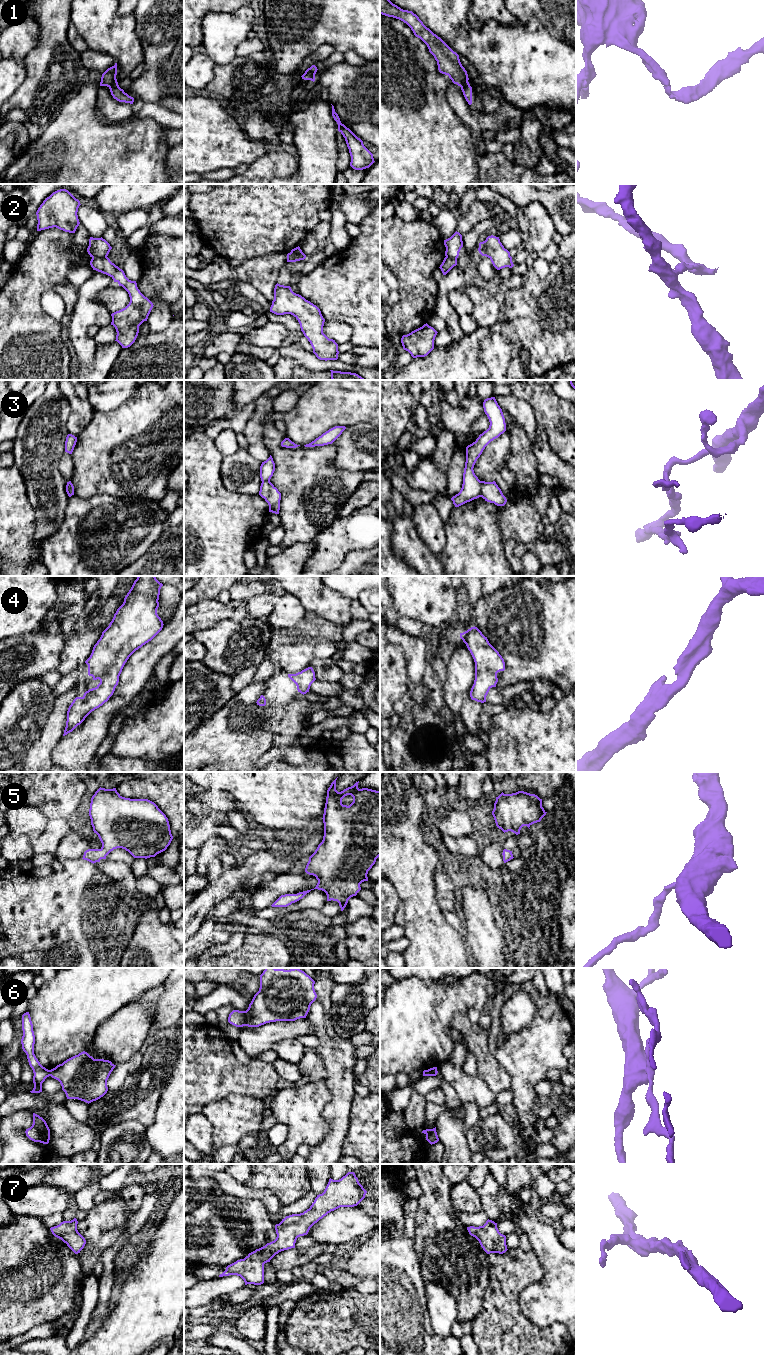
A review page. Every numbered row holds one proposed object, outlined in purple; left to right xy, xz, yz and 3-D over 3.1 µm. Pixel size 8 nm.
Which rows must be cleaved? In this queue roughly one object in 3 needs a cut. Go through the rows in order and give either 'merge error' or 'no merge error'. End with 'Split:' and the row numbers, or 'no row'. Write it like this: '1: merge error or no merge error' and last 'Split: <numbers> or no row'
1: merge error
2: merge error
3: merge error
4: no merge error
5: no merge error
6: merge error
7: no merge error
Split: 1, 2, 3, 6

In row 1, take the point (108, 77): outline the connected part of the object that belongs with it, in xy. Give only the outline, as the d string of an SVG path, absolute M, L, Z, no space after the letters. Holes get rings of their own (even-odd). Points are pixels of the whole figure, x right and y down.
M117 63L114 66L108 68L101 77L100 86L110 87L115 81L117 75Z

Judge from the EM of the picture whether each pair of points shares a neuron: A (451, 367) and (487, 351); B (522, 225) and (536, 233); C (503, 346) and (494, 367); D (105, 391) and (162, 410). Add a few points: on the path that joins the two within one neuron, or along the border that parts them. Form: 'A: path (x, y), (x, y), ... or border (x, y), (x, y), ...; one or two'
A: border (490, 333), (480, 343), (480, 357), (488, 369); two
B: border (510, 215), (523, 213), (528, 221), (529, 232); two
C: path (498, 351), (497, 362); one
D: border (138, 390), (119, 406), (108, 412); two

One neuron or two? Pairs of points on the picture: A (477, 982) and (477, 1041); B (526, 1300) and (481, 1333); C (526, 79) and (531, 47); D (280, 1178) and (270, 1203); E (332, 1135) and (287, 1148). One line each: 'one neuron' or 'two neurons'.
A: two neurons
B: two neurons
C: one neuron
D: two neurons
E: two neurons

